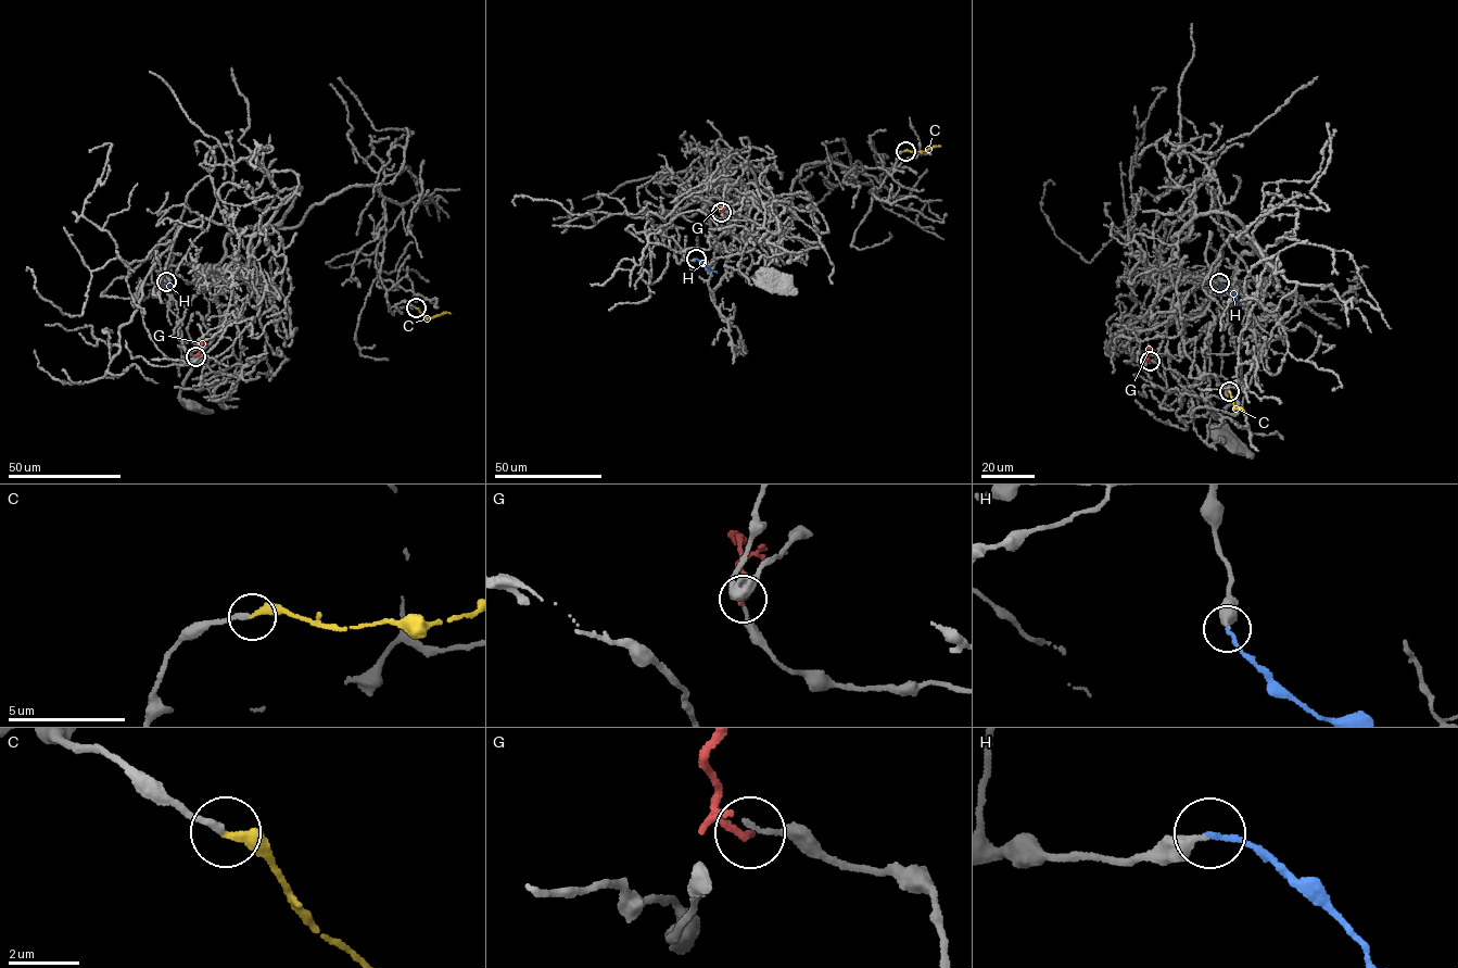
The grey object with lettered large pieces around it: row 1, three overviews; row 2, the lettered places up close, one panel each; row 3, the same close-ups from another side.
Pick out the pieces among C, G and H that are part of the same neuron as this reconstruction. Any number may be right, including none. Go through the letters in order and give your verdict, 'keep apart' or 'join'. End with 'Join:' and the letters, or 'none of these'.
C: join
G: keep apart
H: join
Join: C, H

